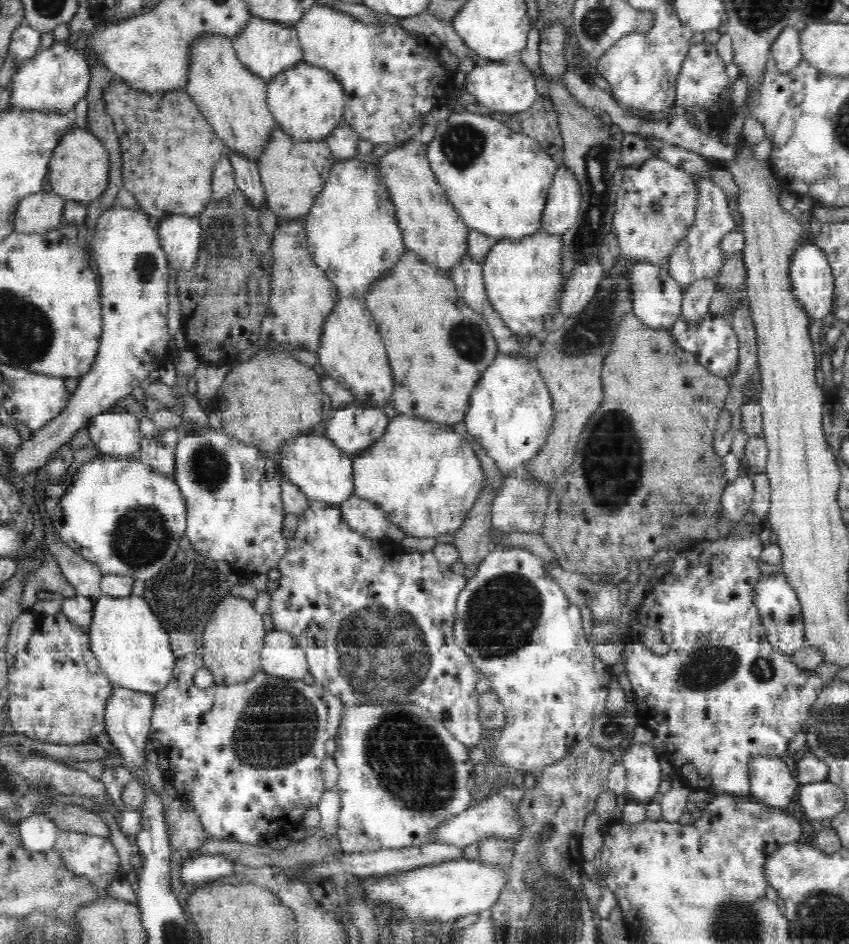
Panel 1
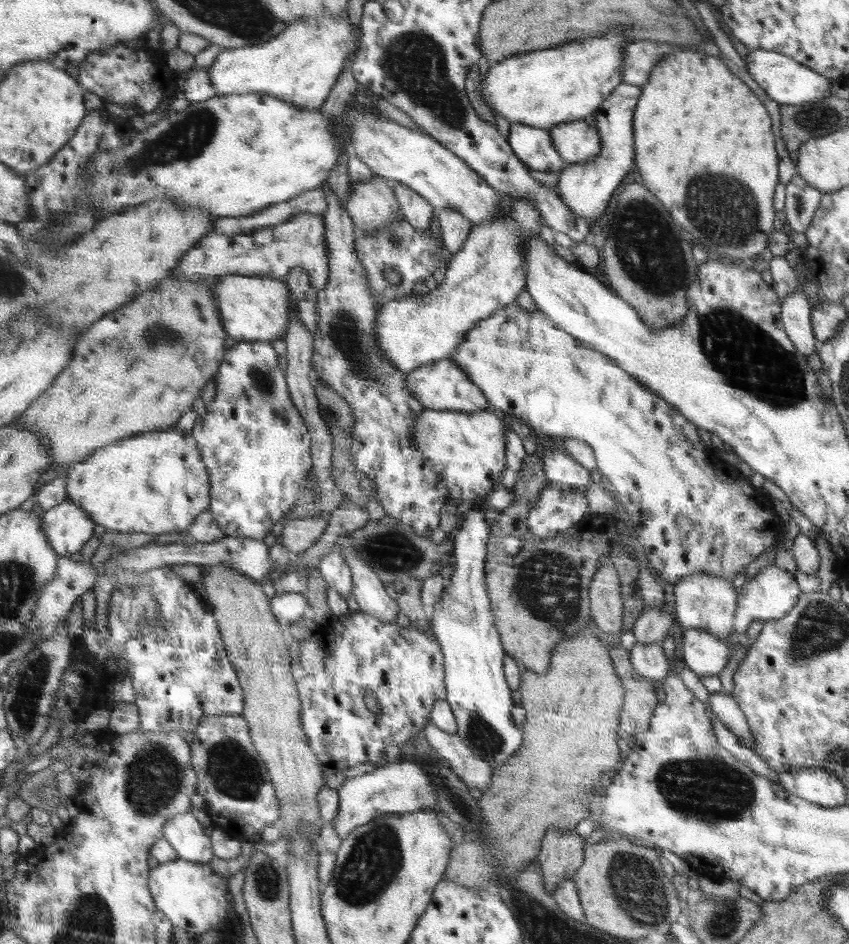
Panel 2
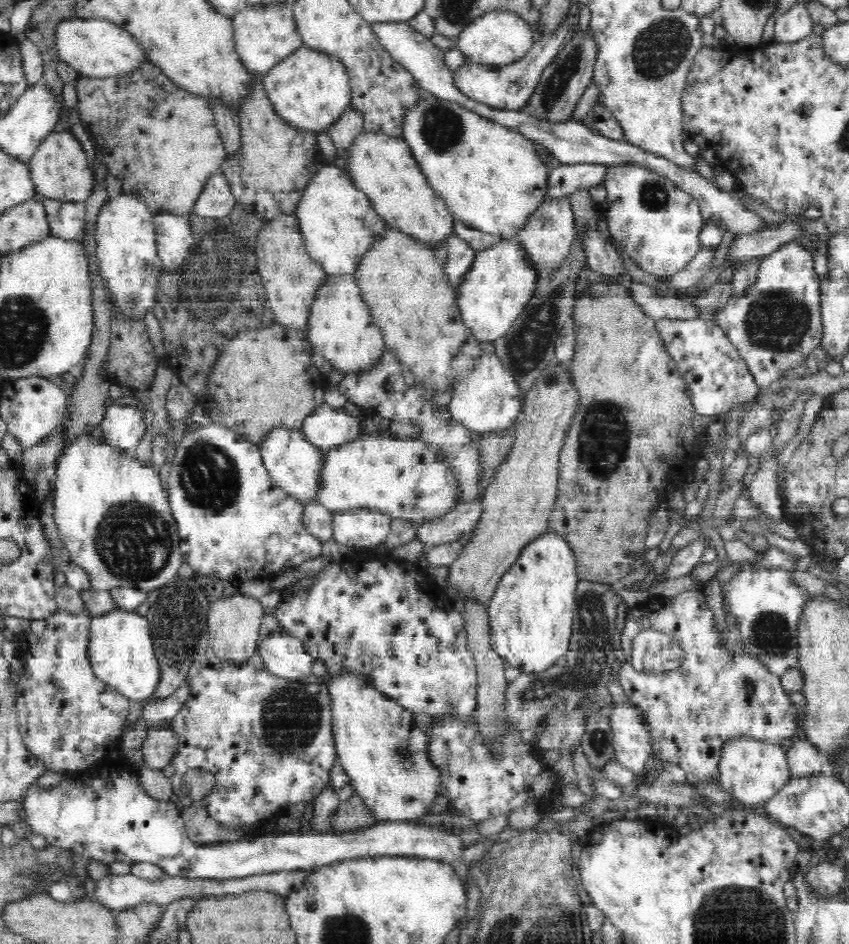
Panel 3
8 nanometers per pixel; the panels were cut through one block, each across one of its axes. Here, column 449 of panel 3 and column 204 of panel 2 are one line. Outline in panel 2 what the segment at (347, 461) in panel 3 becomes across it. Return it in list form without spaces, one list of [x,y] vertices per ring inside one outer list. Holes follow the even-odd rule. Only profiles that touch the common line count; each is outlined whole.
[[[168,428],[138,434],[132,438],[102,447],[84,462],[69,470],[68,499],[82,506],[98,524],[108,530],[148,534],[179,533],[183,537],[204,512],[212,510],[212,477],[204,462],[199,440],[182,429]]]

